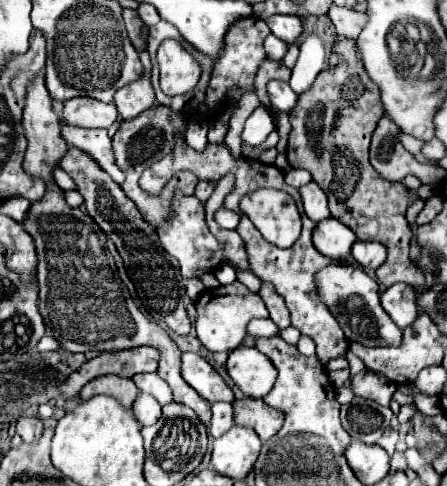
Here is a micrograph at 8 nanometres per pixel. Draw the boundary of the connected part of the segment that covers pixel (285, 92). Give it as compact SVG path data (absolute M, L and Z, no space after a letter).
M271 80L267 84L267 92L269 92L269 100L271 104L281 110L281 112L291 112L297 104L297 94L291 90L291 86L287 82L281 80Z

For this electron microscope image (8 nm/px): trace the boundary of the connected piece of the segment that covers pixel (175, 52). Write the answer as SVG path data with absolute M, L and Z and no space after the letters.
M177 40L161 42L157 62L161 70L161 90L169 96L191 92L203 72L201 64Z

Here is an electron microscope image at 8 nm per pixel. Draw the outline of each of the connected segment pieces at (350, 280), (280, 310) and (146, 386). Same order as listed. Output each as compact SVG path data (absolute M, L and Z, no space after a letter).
M331 264L323 268L315 278L319 284L319 296L325 300L325 304L331 308L331 312L339 320L349 342L359 340L359 344L369 348L399 346L403 342L403 332L393 324L389 314L381 308L377 282L371 276L367 276L361 268L347 266L347 264L339 264L339 266Z
M263 282L263 286L261 286L261 290L259 290L259 296L265 300L265 306L267 306L267 310L269 310L269 314L271 314L271 320L279 326L279 330L283 330L283 328L287 328L287 306L285 306L285 300L275 292L275 288L271 288L271 284L267 284L267 282Z
M139 374L133 378L133 382L137 384L139 392L147 392L147 394L155 396L161 406L165 406L173 400L171 388L167 386L167 382L159 374Z

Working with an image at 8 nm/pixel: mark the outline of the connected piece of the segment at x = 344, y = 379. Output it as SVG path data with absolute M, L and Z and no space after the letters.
M342 369L328 373L329 380L335 388L343 387L350 379L350 370Z

